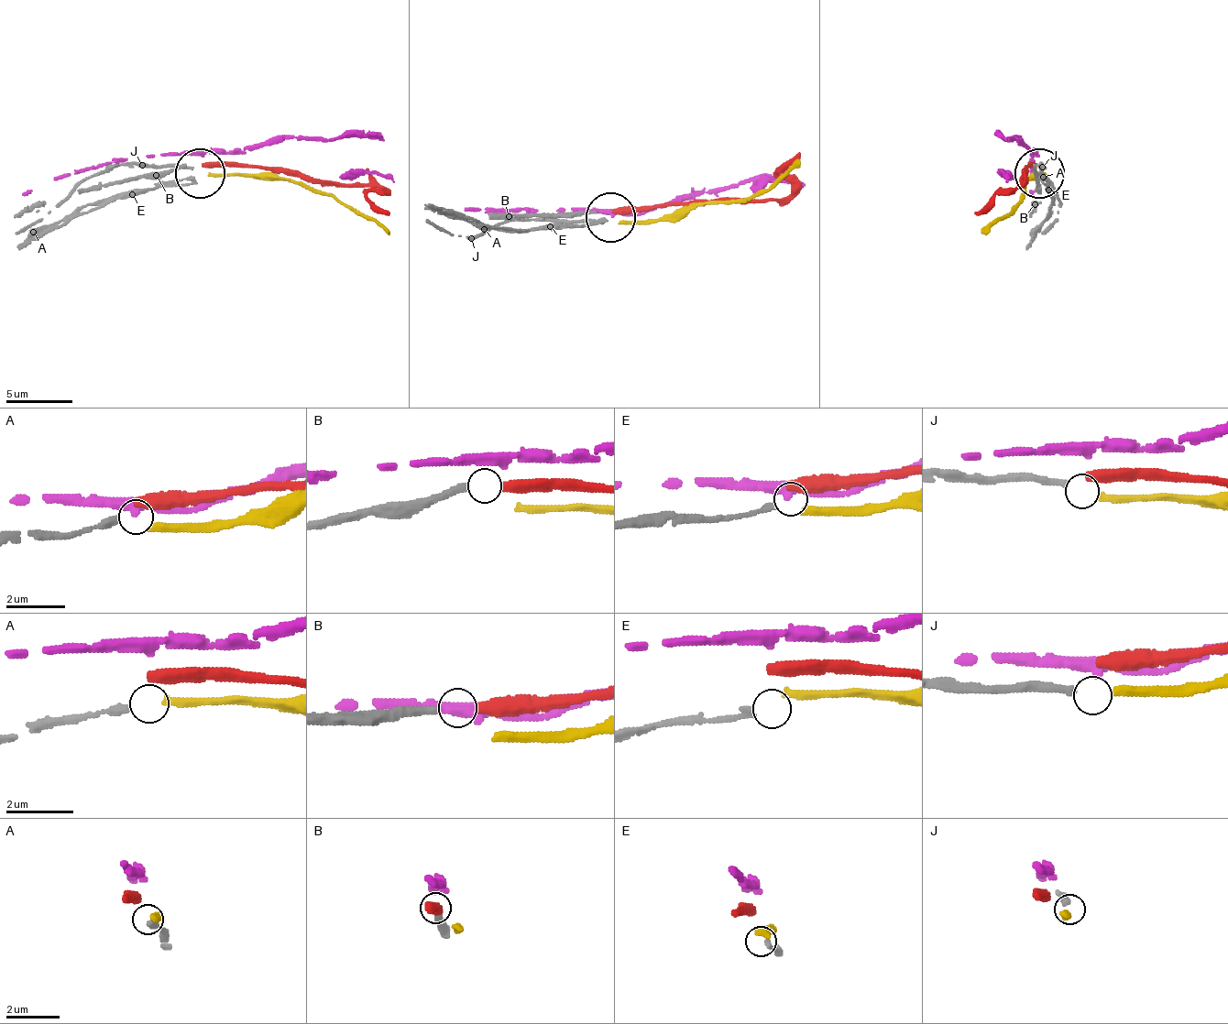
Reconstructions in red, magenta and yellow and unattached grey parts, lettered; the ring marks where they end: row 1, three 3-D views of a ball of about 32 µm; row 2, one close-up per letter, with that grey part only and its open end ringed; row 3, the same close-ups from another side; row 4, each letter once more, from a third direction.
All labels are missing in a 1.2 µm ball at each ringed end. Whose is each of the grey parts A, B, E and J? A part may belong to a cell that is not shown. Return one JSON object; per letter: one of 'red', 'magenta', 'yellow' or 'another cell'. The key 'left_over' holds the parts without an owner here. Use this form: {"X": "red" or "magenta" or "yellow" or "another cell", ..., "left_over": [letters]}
{"A": "another cell", "B": "red", "E": "another cell", "J": "yellow", "left_over": ["A", "E"]}

